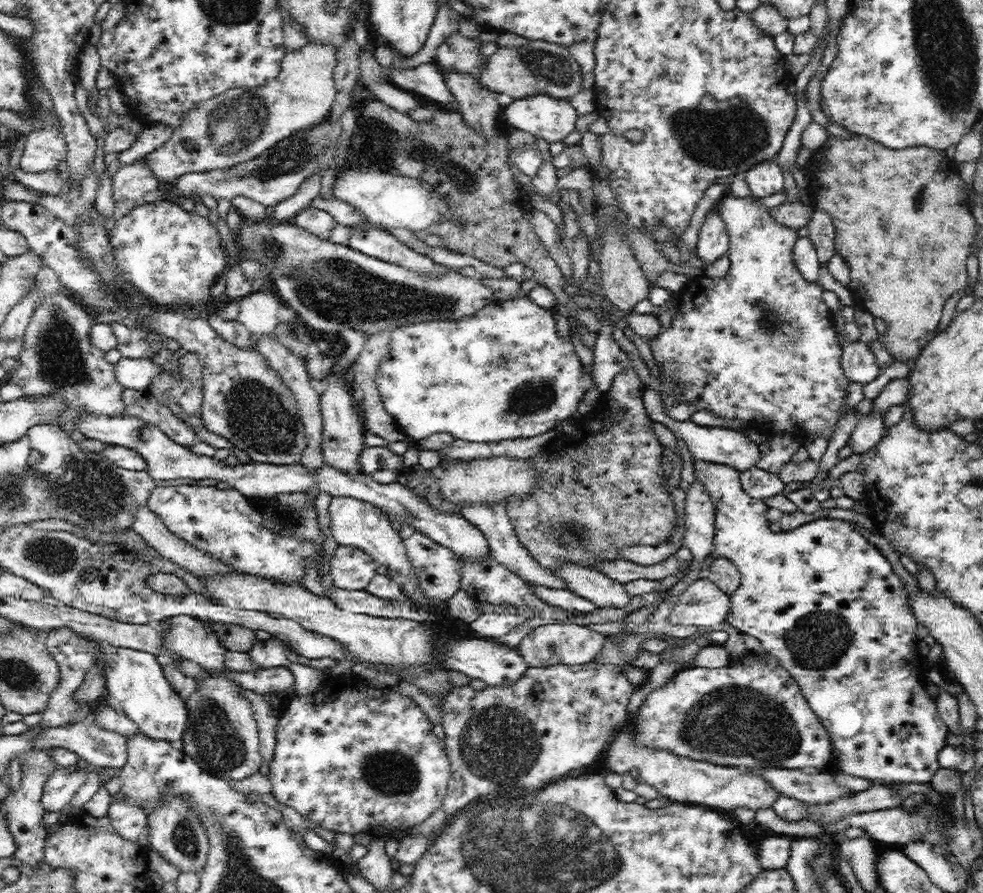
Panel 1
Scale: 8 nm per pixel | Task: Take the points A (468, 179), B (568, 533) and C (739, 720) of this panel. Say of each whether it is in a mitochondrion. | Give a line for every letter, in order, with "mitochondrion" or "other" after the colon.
A: mitochondrion
B: mitochondrion
C: mitochondrion

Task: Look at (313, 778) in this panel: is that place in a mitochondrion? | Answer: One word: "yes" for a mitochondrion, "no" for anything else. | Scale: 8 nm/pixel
no

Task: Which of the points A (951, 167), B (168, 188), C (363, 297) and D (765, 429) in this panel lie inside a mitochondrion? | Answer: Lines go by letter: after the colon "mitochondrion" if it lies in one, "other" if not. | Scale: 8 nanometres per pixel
A: other
B: other
C: mitochondrion
D: other

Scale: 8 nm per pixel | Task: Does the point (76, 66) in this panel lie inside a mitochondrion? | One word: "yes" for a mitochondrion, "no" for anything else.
no

